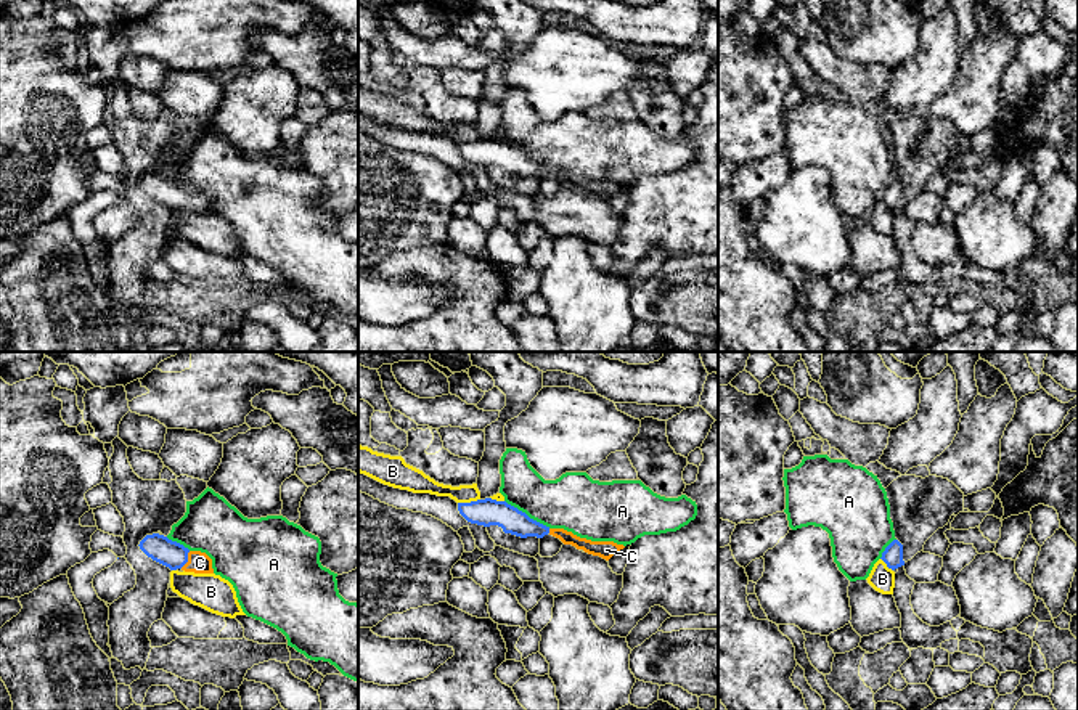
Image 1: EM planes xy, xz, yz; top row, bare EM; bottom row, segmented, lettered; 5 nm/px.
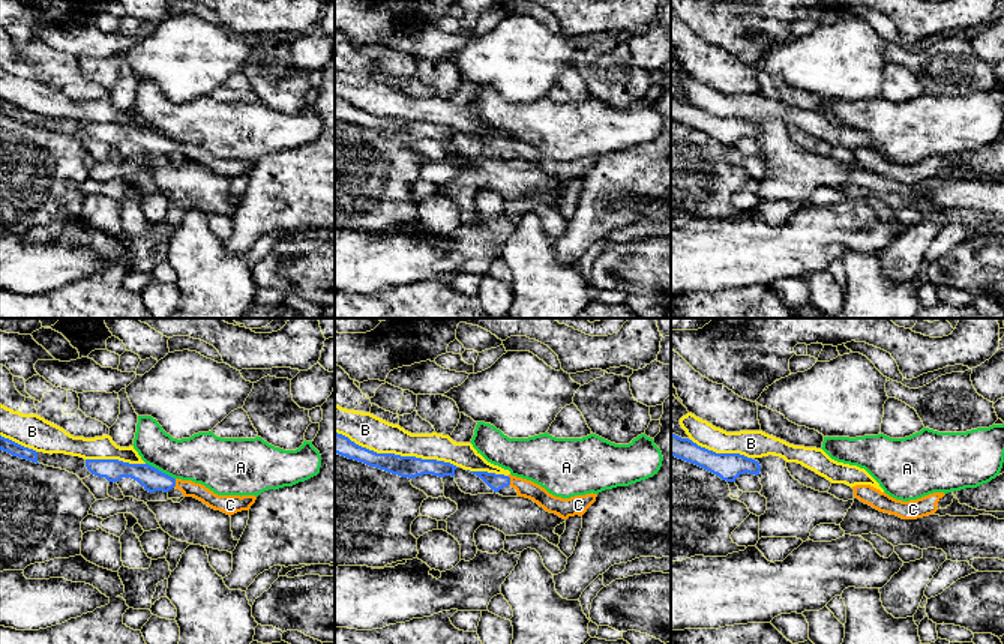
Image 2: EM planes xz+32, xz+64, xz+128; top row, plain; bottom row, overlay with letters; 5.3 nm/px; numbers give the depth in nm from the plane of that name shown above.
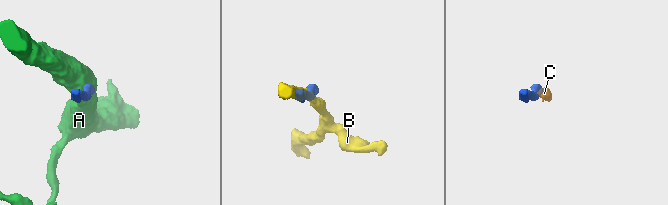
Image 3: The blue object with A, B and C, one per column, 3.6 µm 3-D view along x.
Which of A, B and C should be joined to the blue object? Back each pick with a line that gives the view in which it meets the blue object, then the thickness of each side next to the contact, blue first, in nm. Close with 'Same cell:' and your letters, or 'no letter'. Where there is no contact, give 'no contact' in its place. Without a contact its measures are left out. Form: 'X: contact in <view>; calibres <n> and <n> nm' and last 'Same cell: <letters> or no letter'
C: contact in xy; calibres 140 and 110 nm
Same cell: C

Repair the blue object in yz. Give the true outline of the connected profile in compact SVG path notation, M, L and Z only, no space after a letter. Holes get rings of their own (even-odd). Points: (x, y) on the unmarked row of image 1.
M893 180L887 188L885 191L882 193L882 198L880 198L888 209L895 210L901 206L904 206L904 201L903 201L903 185L898 182L898 180Z

